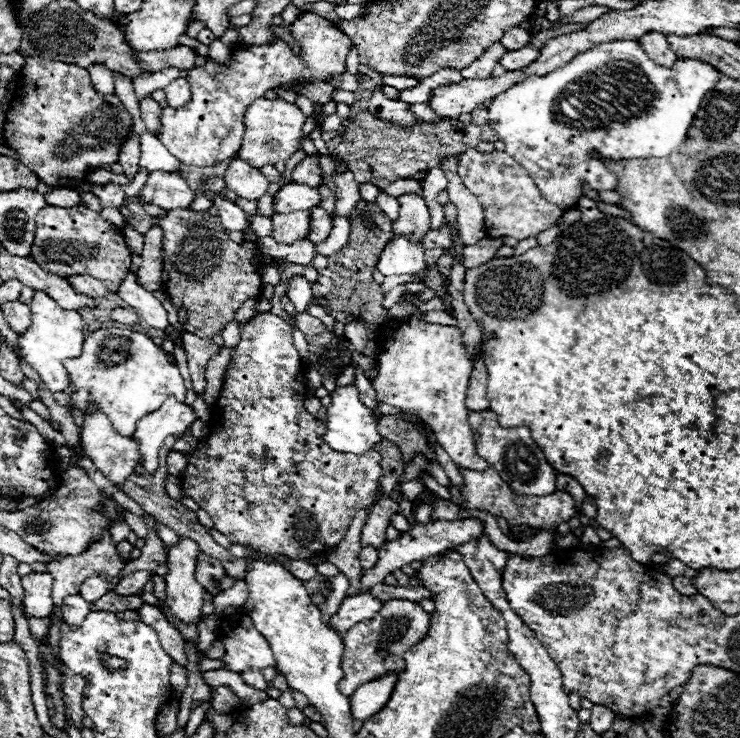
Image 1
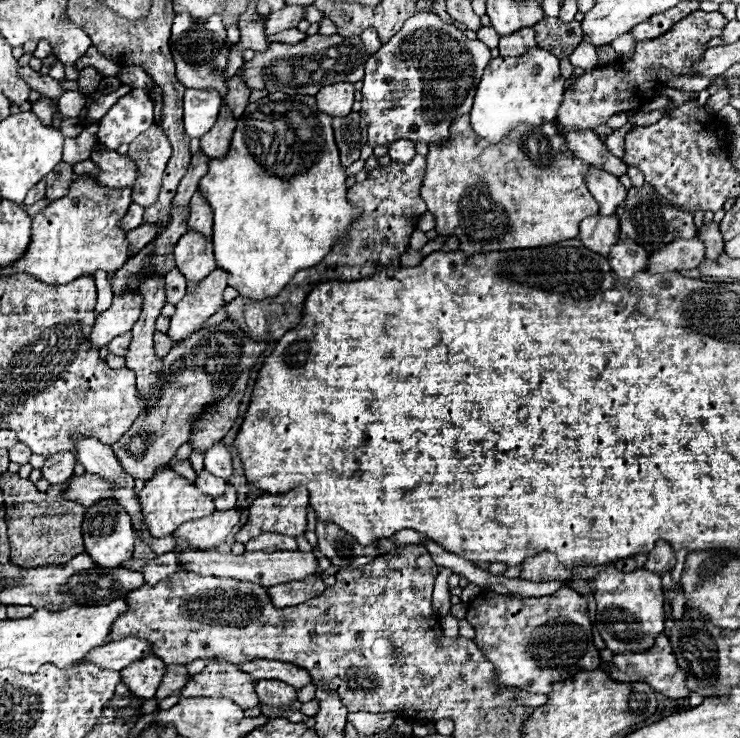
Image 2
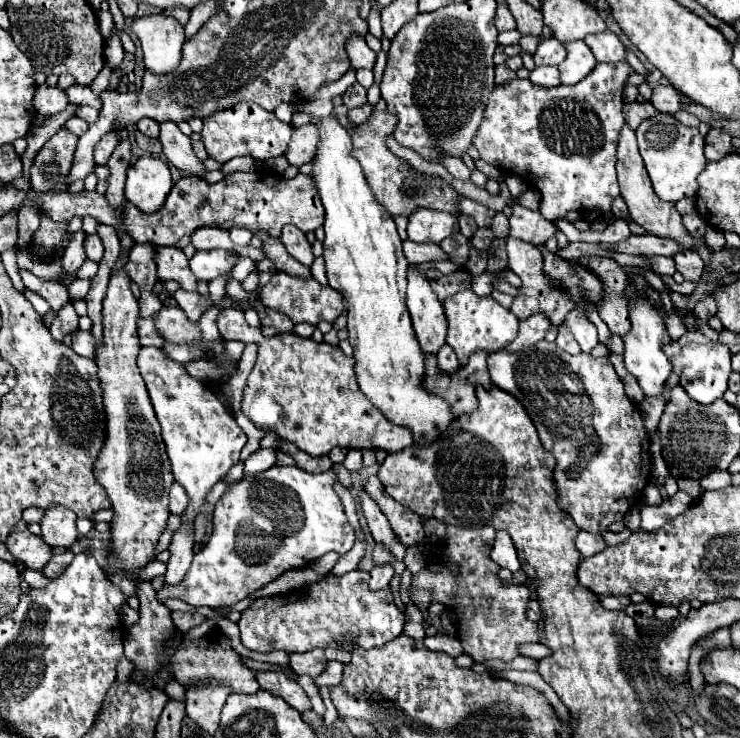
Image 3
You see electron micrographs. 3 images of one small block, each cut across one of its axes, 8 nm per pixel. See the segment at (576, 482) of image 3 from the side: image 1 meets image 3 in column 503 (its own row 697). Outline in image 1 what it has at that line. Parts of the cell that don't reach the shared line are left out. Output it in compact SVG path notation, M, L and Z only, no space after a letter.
M388 674L380 680L372 680L368 684L362 684L356 690L356 694L350 696L350 706L352 706L354 720L368 720L376 712L380 712L384 708L384 704L388 702L396 680L398 678L394 674Z

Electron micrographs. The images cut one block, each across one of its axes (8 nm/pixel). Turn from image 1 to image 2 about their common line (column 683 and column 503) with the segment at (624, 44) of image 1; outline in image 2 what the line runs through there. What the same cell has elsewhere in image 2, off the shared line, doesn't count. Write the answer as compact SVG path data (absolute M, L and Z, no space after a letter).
M542 48L528 50L518 58L494 58L486 66L478 84L470 112L470 124L480 138L500 144L508 138L516 124L540 126L552 122L564 100L564 92L566 86L564 78L560 76L558 58Z

